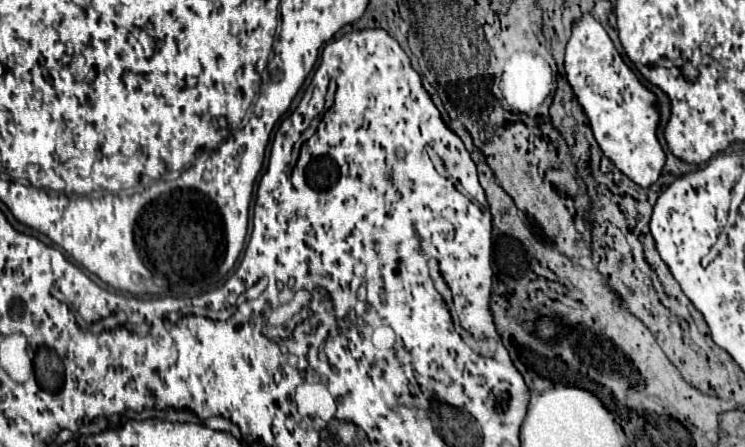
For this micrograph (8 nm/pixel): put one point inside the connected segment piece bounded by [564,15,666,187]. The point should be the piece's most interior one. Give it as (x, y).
(624, 115)

